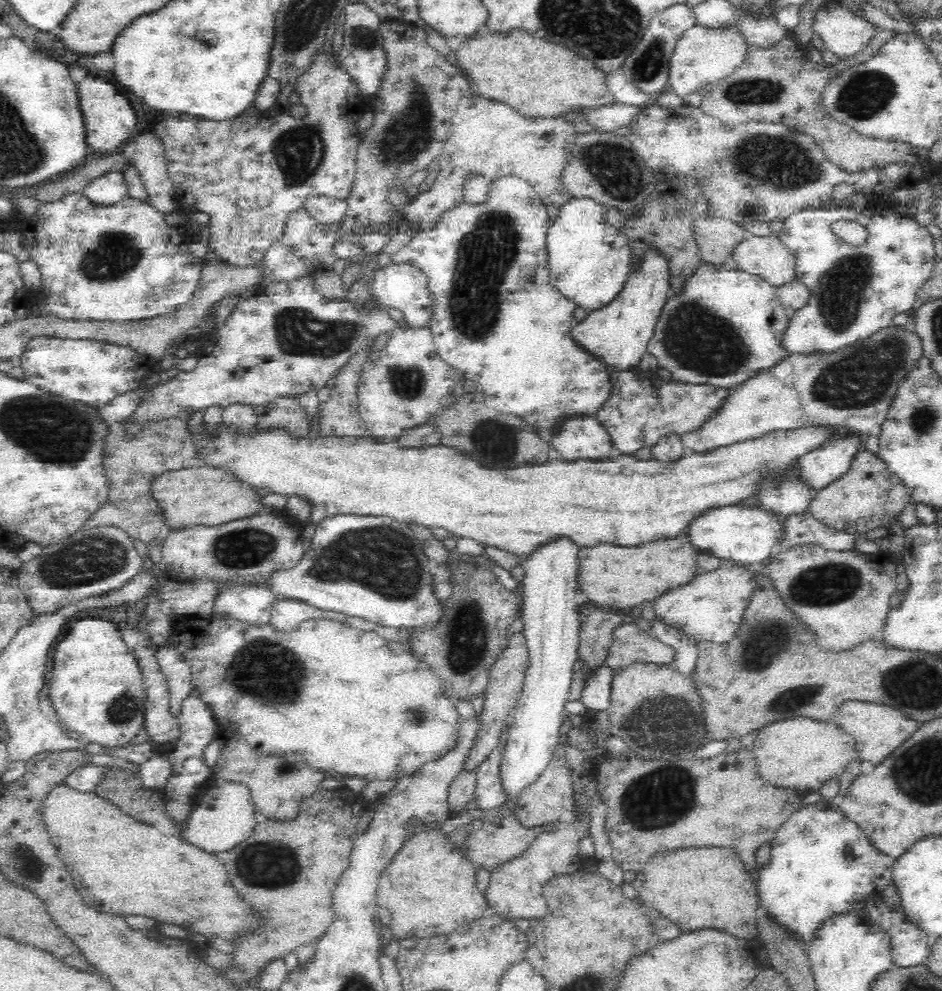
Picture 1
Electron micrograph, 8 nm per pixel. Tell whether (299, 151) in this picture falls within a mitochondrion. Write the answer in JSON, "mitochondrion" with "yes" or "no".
{"mitochondrion":"yes"}

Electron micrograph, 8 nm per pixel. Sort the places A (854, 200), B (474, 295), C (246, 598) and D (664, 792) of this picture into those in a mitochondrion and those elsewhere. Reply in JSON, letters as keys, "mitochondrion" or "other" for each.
{"A":"other","B":"mitochondrion","C":"other","D":"mitochondrion"}

